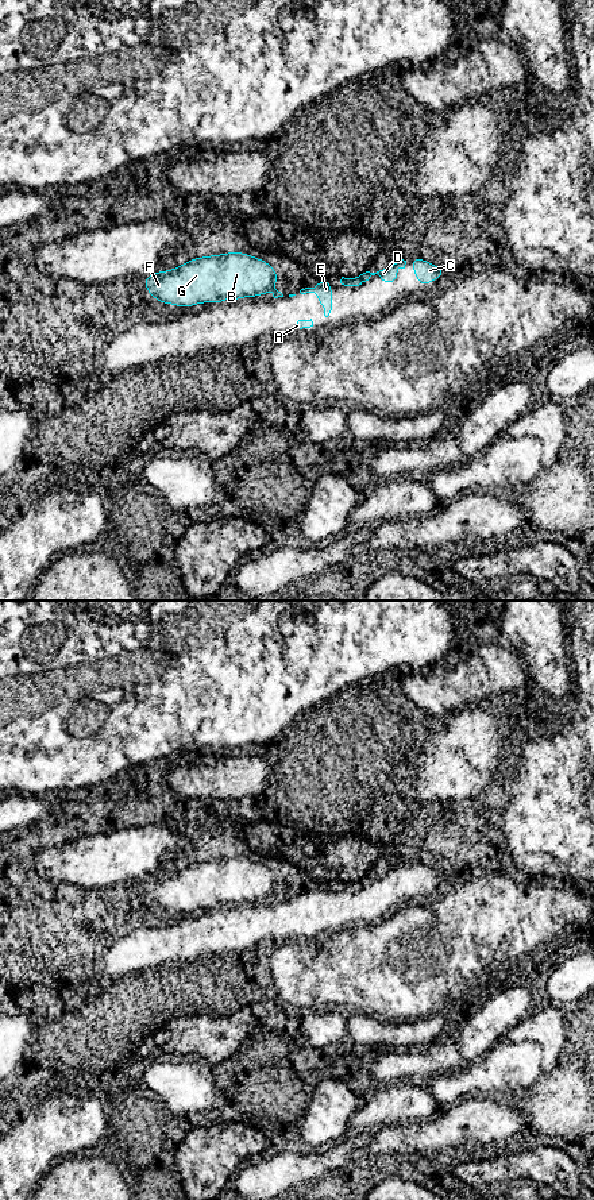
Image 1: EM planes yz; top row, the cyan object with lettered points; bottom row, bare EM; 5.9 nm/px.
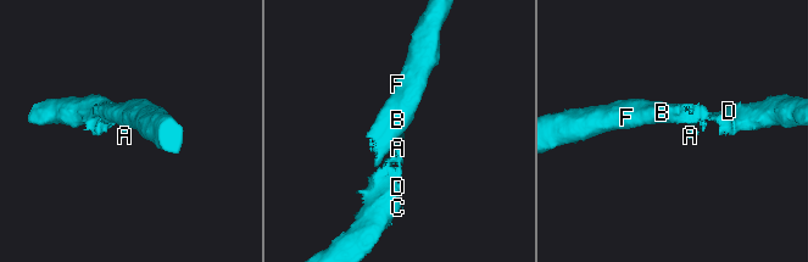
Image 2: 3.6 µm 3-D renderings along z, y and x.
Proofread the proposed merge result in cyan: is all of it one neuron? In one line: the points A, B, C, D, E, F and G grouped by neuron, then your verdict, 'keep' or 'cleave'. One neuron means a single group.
A C D E / B F G | cleave

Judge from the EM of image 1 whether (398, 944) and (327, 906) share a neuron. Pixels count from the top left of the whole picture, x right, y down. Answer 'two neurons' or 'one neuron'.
two neurons

